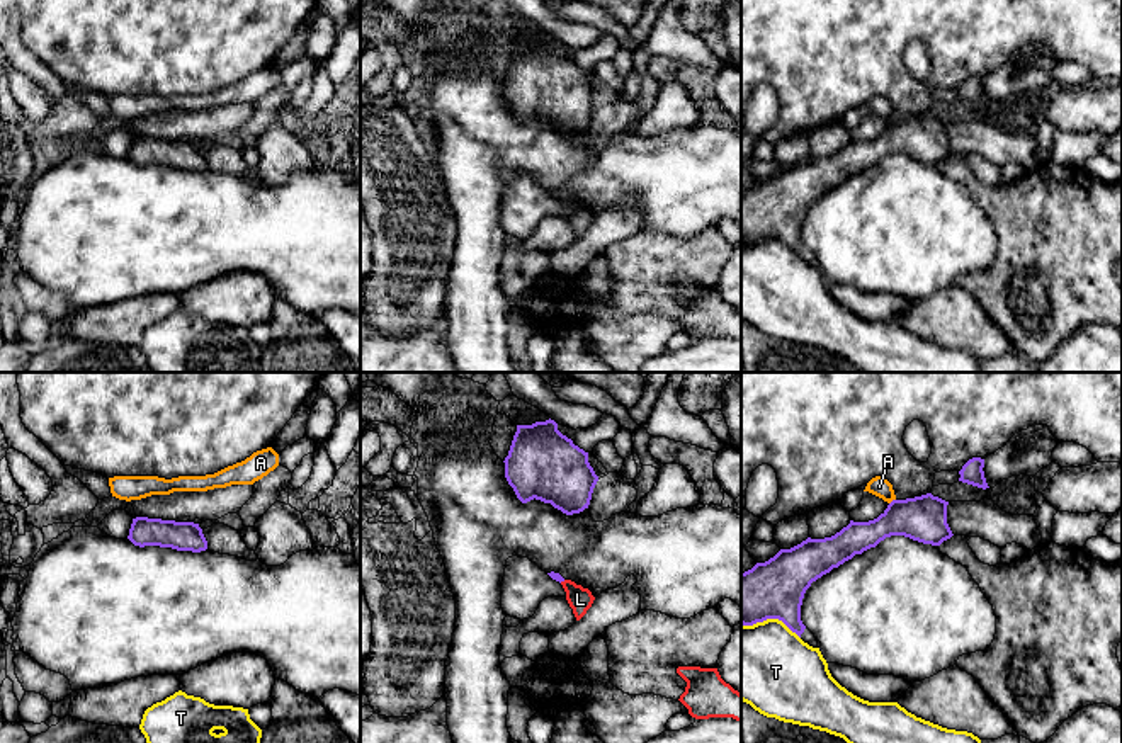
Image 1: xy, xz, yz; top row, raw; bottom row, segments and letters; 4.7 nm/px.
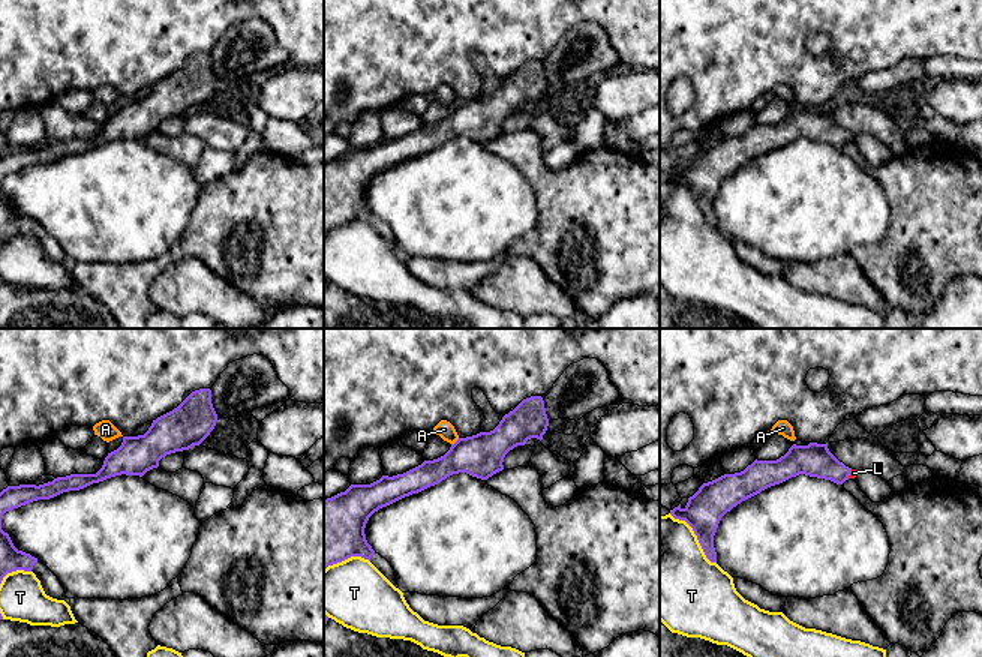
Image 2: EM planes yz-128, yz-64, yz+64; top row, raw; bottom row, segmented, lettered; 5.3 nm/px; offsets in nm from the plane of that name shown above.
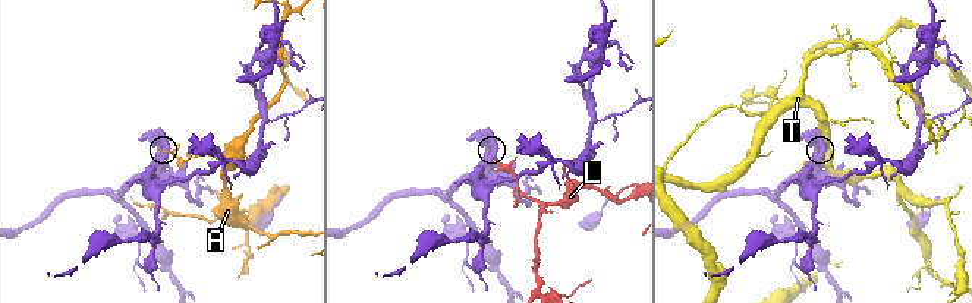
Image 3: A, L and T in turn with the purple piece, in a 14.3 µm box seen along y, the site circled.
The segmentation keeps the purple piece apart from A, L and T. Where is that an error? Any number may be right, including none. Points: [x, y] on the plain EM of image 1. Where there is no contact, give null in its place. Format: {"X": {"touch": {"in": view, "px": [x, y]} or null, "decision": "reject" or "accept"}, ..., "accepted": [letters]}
{"A": {"touch": {"in": "yz", "px": [891, 121]}, "decision": "reject"}, "L": {"touch": {"in": "xz", "px": [561, 199]}, "decision": "accept"}, "T": {"touch": {"in": "yz", "px": [770, 237]}, "decision": "reject"}, "accepted": ["L"]}

